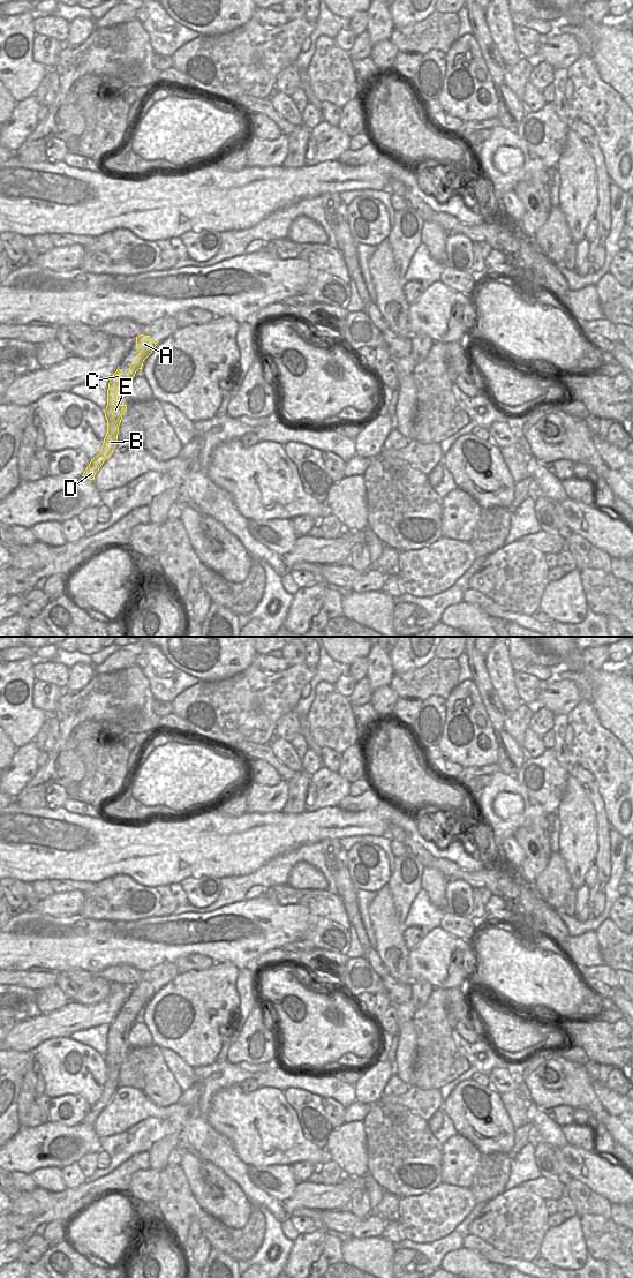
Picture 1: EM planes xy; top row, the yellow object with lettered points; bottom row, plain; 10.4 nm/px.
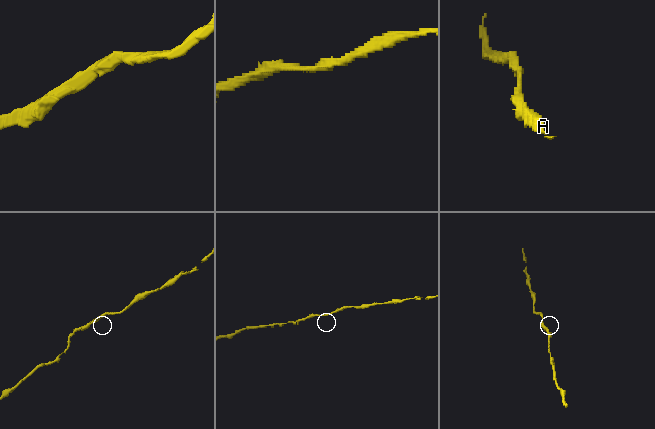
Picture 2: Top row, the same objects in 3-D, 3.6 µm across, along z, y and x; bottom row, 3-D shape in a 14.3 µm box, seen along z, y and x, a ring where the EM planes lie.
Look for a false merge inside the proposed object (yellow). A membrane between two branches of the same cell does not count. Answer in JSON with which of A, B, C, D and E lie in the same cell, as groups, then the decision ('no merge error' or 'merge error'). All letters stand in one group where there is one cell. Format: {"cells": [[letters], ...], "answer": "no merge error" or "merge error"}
{"cells": [["A", "B", "C", "D", "E"]], "answer": "no merge error"}

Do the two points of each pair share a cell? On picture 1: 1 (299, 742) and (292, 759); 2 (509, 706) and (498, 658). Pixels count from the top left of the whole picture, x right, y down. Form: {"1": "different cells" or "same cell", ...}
{"1": "different cells", "2": "same cell"}

